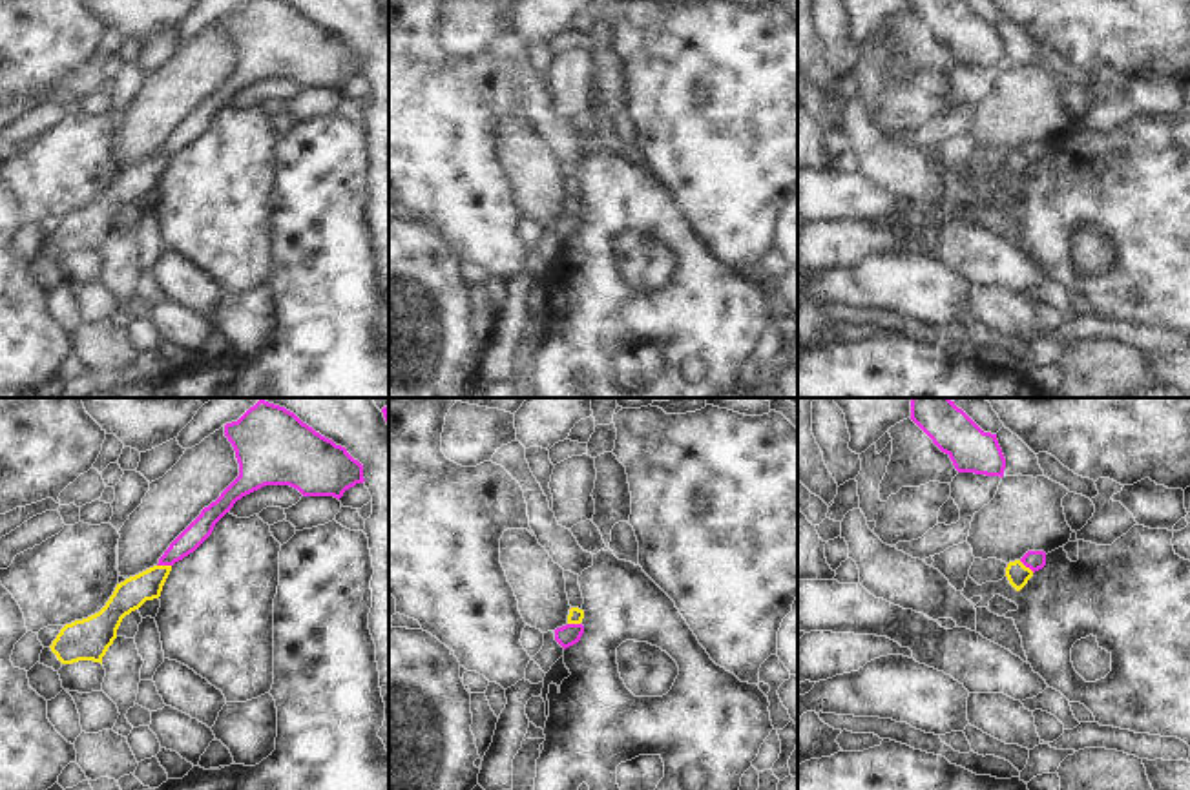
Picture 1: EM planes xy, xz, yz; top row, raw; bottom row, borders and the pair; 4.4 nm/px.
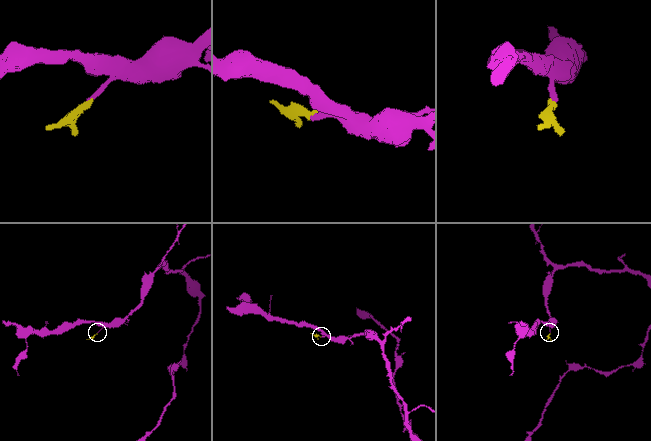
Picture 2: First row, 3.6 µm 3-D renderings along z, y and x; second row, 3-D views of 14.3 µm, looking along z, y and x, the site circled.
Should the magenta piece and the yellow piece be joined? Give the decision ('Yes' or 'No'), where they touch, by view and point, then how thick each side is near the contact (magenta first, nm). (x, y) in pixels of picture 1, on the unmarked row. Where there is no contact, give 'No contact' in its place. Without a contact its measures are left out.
No. Touches magenta at xy (165, 155). Thickness 100 nm (magenta) against 140 nm

